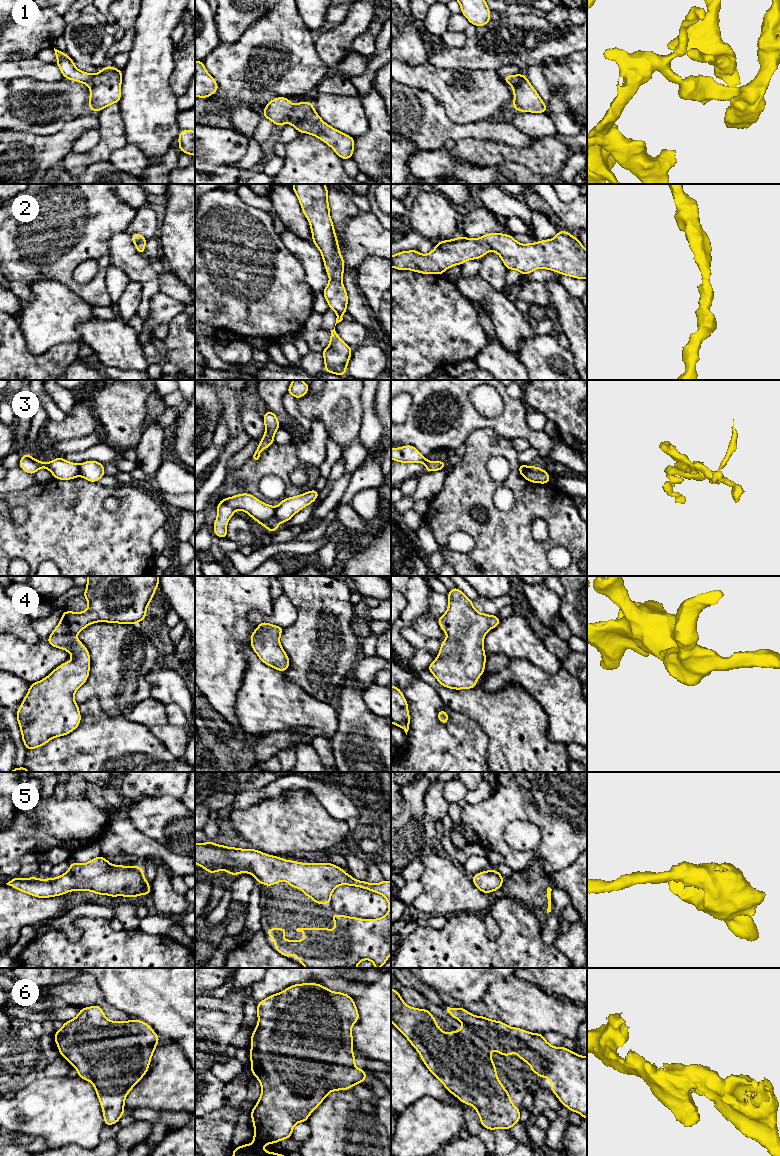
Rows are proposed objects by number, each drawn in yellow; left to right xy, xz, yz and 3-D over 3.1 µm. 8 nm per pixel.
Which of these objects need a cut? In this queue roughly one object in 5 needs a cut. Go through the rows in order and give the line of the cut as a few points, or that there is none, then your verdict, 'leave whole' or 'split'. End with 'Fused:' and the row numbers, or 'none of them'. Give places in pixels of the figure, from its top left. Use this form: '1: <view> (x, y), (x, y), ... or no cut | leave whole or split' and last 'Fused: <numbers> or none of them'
1: no cut | leave whole
2: no cut | leave whole
3: xz (275, 507), (274, 519), (264, 525) | split
4: no cut | leave whole
5: no cut | leave whole
6: no cut | leave whole
Fused: 3

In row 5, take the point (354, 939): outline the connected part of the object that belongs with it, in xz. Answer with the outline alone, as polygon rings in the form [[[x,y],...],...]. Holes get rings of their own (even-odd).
[[[215,842],[195,843],[195,863],[213,874],[225,870],[235,876],[240,873],[252,874],[259,884],[271,887],[285,880],[292,888],[300,888],[304,896],[309,896],[316,904],[331,904],[331,893],[339,885],[360,887],[381,894],[389,904],[387,914],[378,919],[360,919],[348,917],[342,914],[331,914],[335,921],[335,931],[330,928],[297,928],[302,932],[306,940],[282,940],[287,934],[286,928],[268,928],[267,935],[275,941],[275,950],[290,958],[297,954],[297,962],[301,962],[306,968],[357,968],[362,960],[370,960],[375,968],[381,968],[391,955],[391,881],[382,881],[372,884],[367,881],[359,881],[347,874],[339,866],[332,863],[301,863],[292,860],[284,860],[278,856],[265,854],[256,849],[241,849],[217,845]]]

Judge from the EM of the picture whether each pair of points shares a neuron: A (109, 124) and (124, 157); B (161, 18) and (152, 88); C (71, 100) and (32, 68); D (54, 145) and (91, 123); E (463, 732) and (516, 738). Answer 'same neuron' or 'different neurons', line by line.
A: different neurons
B: same neuron
C: different neurons
D: same neuron
E: different neurons

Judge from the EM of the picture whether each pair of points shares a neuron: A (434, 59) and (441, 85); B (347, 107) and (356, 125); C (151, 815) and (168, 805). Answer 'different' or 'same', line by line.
A: different
B: same
C: same

